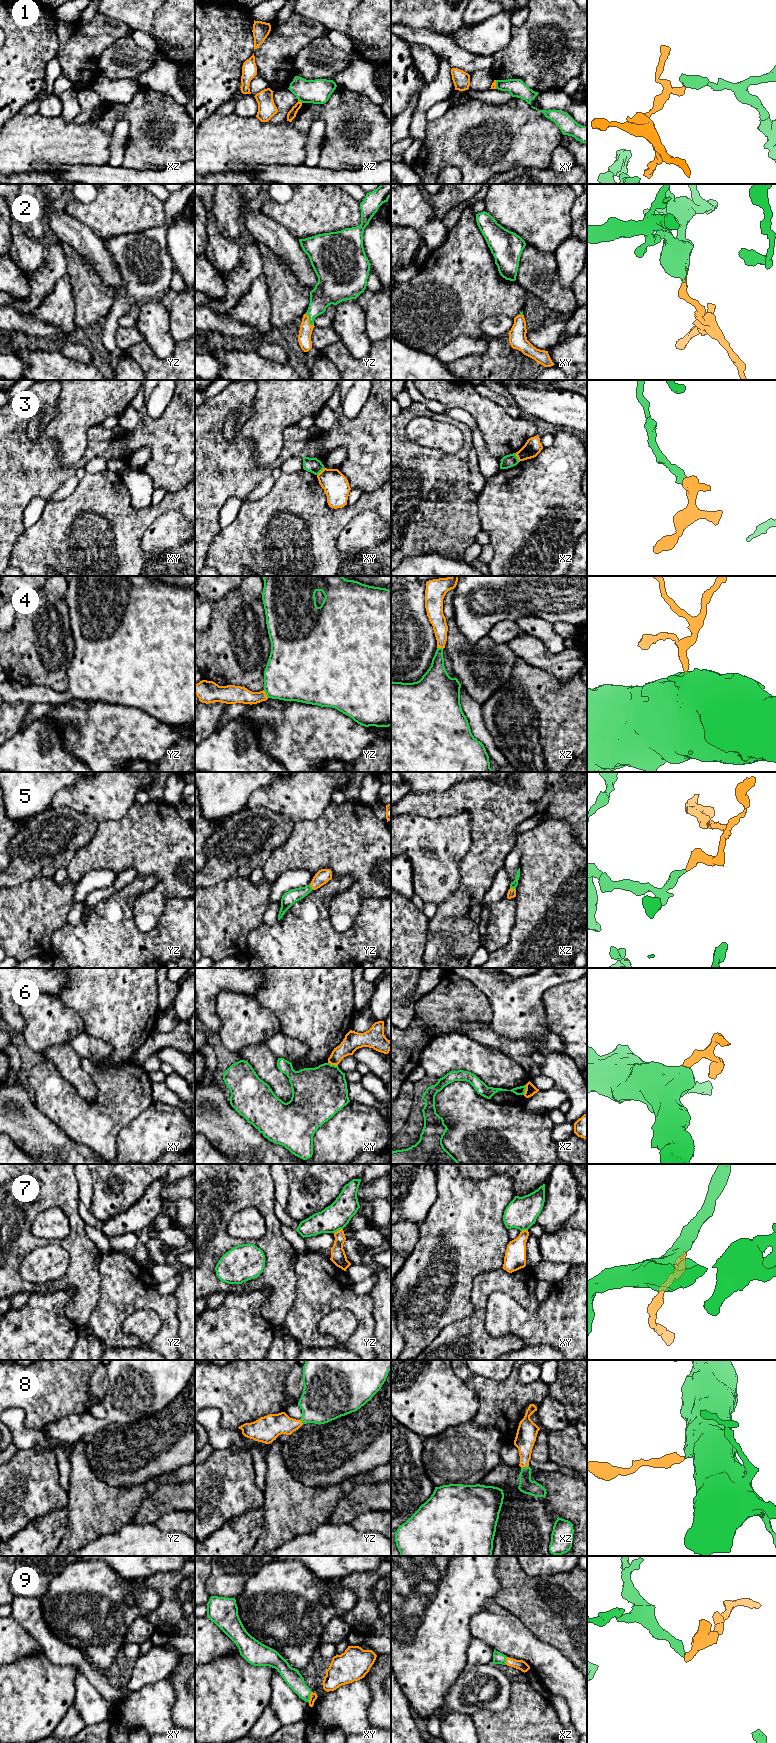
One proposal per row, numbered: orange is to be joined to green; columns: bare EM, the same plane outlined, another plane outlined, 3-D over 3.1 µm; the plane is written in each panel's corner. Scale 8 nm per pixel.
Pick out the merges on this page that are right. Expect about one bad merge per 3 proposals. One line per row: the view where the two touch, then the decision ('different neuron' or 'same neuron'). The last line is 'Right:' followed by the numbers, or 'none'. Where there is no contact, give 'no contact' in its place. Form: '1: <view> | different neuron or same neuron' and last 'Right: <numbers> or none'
1: xz | different neuron
2: yz | same neuron
3: xz | different neuron
4: yz | same neuron
5: yz | same neuron
6: xy | different neuron
7: yz | different neuron
8: xz | same neuron
9: xy | same neuron
Right: 2, 4, 5, 8, 9

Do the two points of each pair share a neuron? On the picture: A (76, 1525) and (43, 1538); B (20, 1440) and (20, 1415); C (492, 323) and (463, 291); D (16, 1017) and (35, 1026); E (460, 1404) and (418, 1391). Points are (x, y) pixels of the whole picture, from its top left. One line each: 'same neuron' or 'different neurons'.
A: different neurons
B: same neuron
C: different neurons
D: different neurons
E: same neuron

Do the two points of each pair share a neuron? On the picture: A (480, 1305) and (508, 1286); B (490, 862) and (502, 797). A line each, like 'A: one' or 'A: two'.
A: one
B: one

